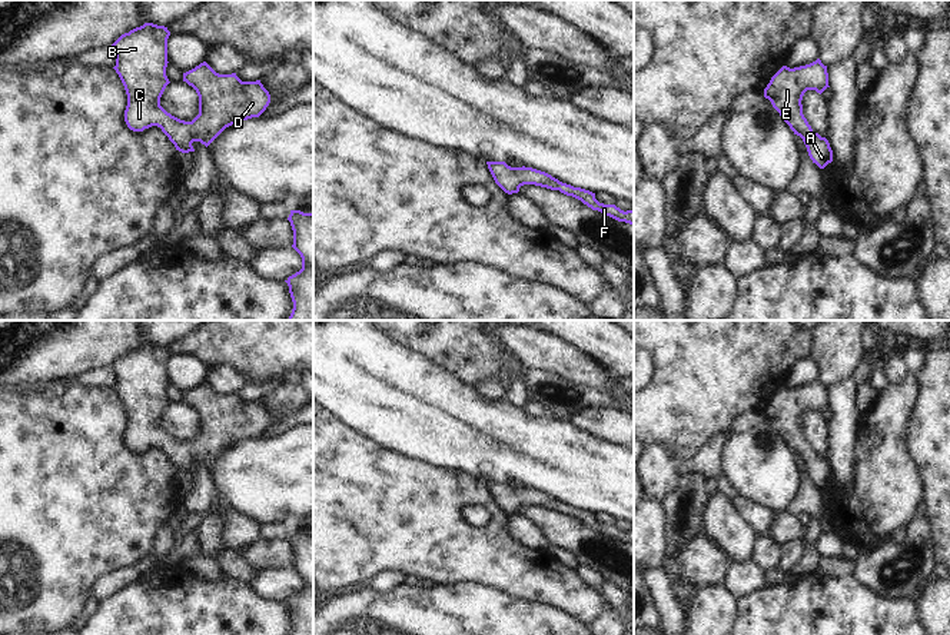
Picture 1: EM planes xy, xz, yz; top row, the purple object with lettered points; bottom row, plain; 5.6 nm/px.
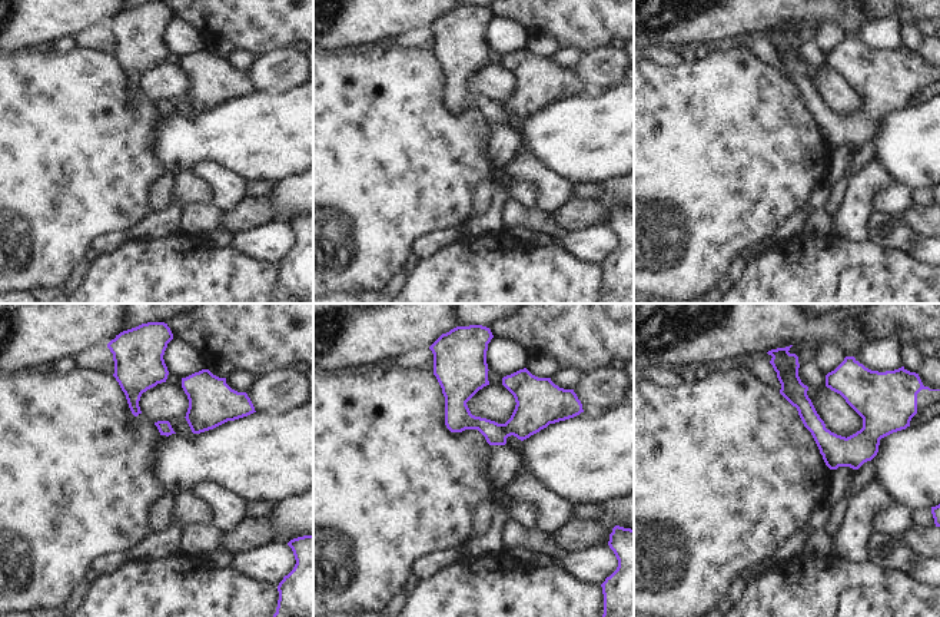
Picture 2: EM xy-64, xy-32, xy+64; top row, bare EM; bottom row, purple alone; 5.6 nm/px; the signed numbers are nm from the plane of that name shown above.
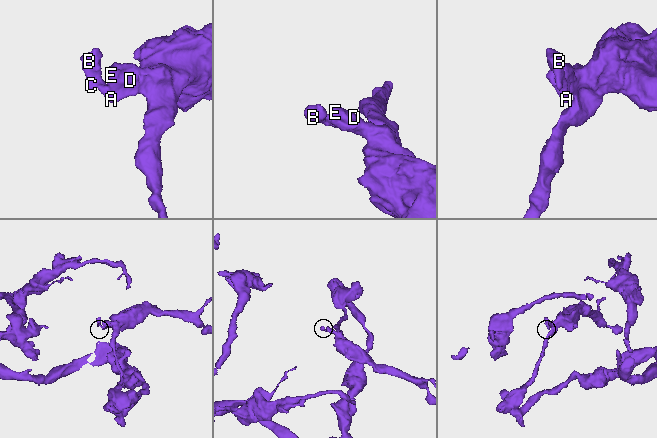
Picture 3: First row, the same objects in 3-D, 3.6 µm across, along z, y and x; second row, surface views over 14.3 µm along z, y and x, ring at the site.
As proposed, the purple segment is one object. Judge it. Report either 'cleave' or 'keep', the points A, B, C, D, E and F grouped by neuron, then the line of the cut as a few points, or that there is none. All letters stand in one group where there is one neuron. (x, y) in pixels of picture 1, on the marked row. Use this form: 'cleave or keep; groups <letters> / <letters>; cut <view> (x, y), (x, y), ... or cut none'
keep; groups A B C D E F; cut none

